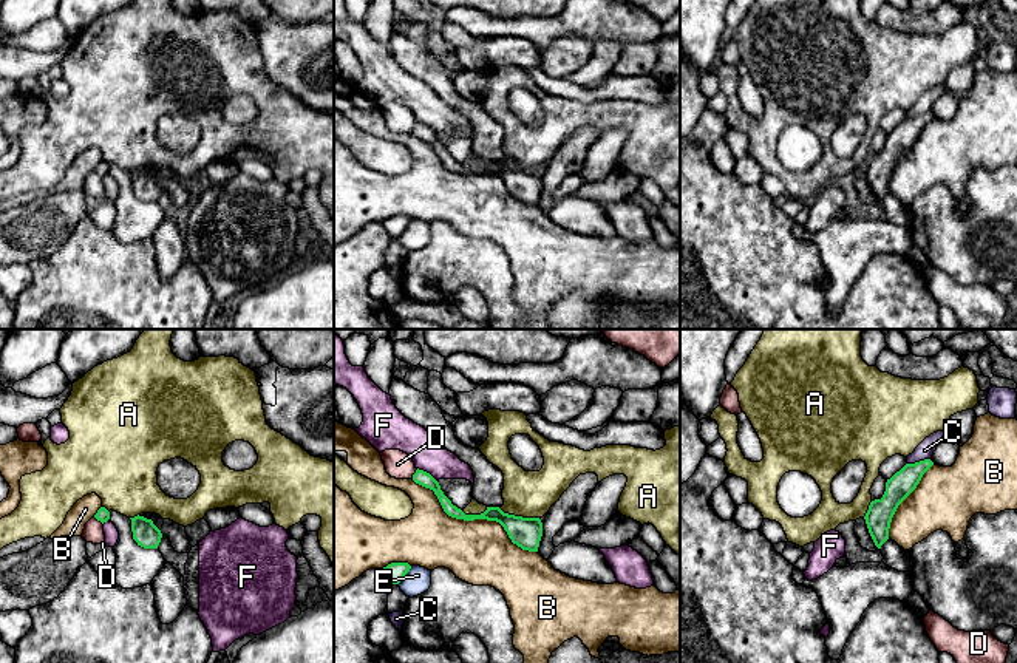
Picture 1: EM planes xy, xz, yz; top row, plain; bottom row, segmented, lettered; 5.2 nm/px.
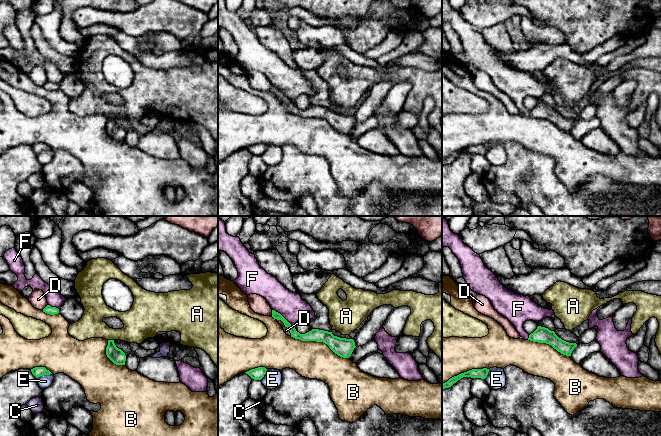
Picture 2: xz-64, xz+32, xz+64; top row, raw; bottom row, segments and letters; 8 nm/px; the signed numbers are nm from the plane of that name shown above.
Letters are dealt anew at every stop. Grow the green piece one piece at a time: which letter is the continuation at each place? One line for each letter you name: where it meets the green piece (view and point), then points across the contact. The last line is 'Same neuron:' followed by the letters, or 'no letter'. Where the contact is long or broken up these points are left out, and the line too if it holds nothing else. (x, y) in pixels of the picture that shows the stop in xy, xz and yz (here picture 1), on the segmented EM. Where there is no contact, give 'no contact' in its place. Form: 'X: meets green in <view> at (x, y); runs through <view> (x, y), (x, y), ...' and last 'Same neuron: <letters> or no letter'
Same neuron: no letter

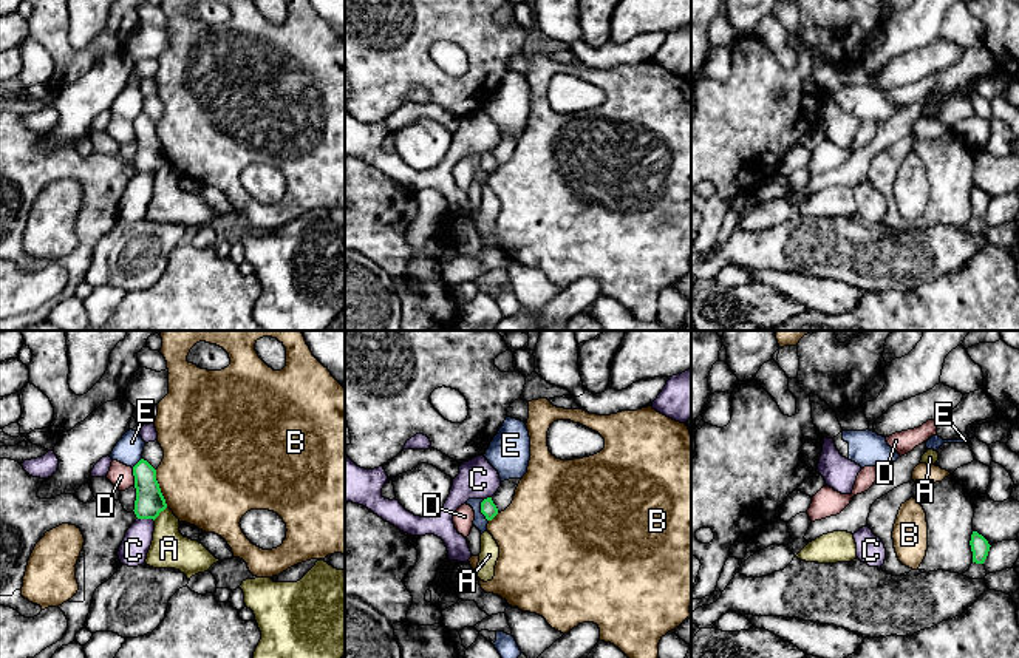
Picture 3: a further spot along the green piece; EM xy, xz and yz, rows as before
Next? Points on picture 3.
Same neuron: no letter

